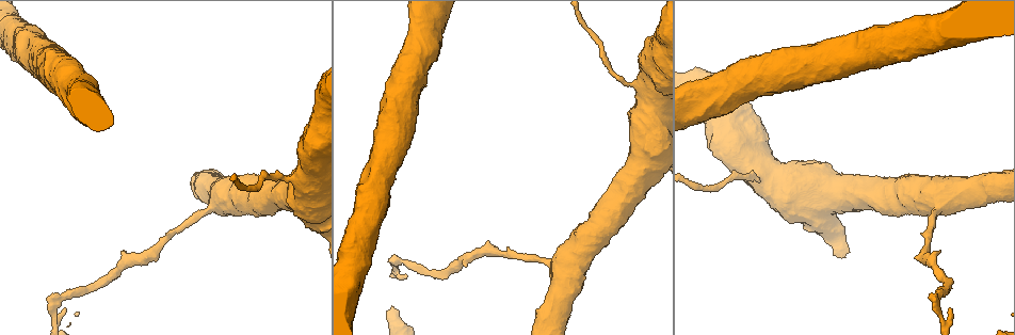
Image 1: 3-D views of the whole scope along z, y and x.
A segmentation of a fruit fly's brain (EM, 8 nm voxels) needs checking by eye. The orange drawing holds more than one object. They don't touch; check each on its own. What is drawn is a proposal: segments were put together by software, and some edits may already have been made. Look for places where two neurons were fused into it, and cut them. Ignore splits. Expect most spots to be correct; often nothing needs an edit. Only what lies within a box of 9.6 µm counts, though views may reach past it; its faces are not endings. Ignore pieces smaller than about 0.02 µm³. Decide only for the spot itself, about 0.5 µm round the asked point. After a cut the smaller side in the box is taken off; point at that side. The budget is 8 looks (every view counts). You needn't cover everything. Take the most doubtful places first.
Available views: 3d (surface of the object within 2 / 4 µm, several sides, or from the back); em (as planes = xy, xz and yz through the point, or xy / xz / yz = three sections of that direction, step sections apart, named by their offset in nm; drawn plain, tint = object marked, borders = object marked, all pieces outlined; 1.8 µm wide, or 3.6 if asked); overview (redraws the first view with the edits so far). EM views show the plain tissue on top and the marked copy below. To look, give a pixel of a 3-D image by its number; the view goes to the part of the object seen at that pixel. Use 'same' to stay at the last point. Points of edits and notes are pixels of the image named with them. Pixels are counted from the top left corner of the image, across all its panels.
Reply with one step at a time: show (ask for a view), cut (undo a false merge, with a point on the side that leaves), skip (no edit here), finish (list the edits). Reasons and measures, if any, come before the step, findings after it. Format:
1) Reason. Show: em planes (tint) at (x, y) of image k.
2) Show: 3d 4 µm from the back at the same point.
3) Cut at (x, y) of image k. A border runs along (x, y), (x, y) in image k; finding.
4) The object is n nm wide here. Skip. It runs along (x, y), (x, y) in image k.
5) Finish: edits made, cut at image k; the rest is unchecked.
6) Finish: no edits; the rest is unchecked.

Show: em planes (borders) at (401, 261) of image 1.

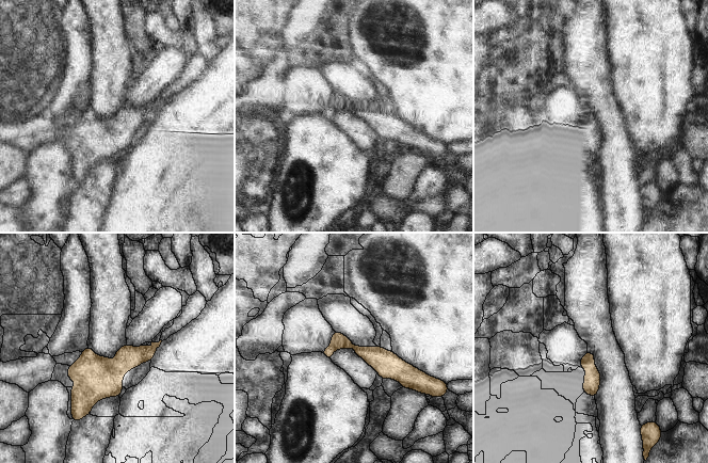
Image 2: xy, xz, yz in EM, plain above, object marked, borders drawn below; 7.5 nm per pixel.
Skip. Continuous, no second neuron.

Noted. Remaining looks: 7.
Calibre changes. Show: 3d 4 µm at (758, 179) of image 1.

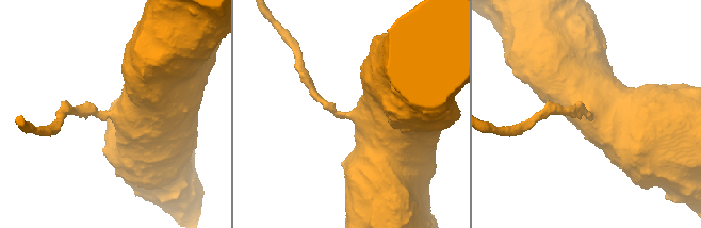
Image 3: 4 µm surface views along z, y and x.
Now the EM. Show: em 3.6 µm planes (tint) at (129, 115) of image 3.

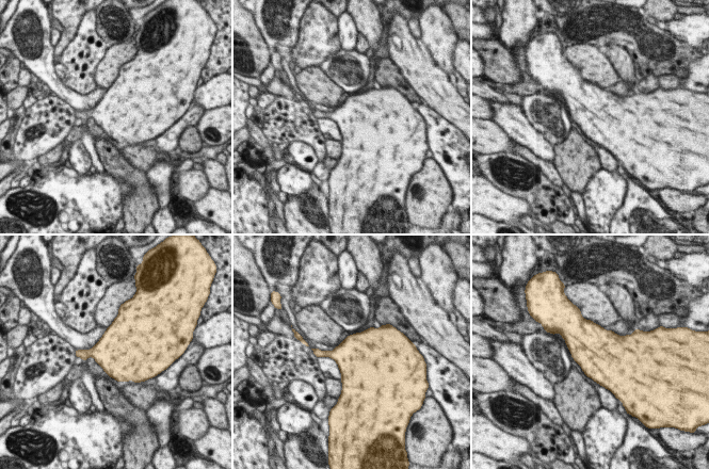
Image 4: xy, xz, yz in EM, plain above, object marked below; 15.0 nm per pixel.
Skip. One neuron here.

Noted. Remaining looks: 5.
Thick turns thin. Show: 3d 4 µm at (212, 207) of image 1.

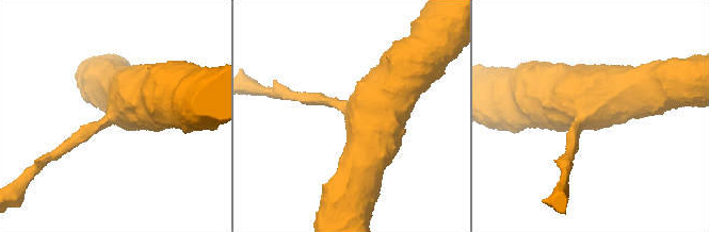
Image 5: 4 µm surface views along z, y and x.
Show: em 3.6 µm planes (tint) at (114, 117) of image 5.

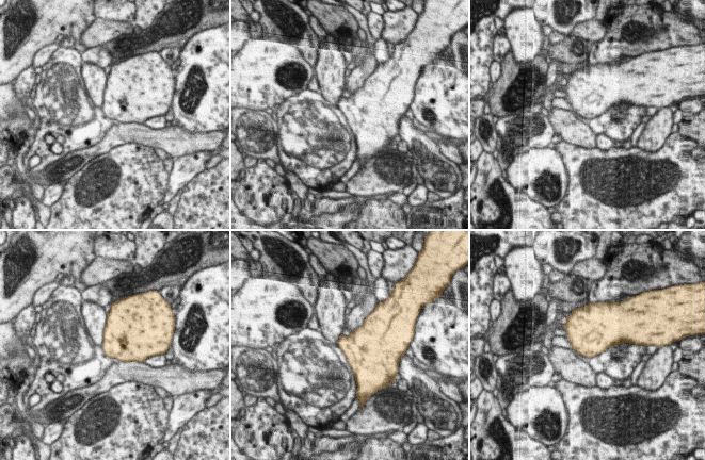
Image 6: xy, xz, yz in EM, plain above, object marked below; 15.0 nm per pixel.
Skip. Continuous, no second neuron.

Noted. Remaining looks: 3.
Finish: no edits; the rest is unchecked.

